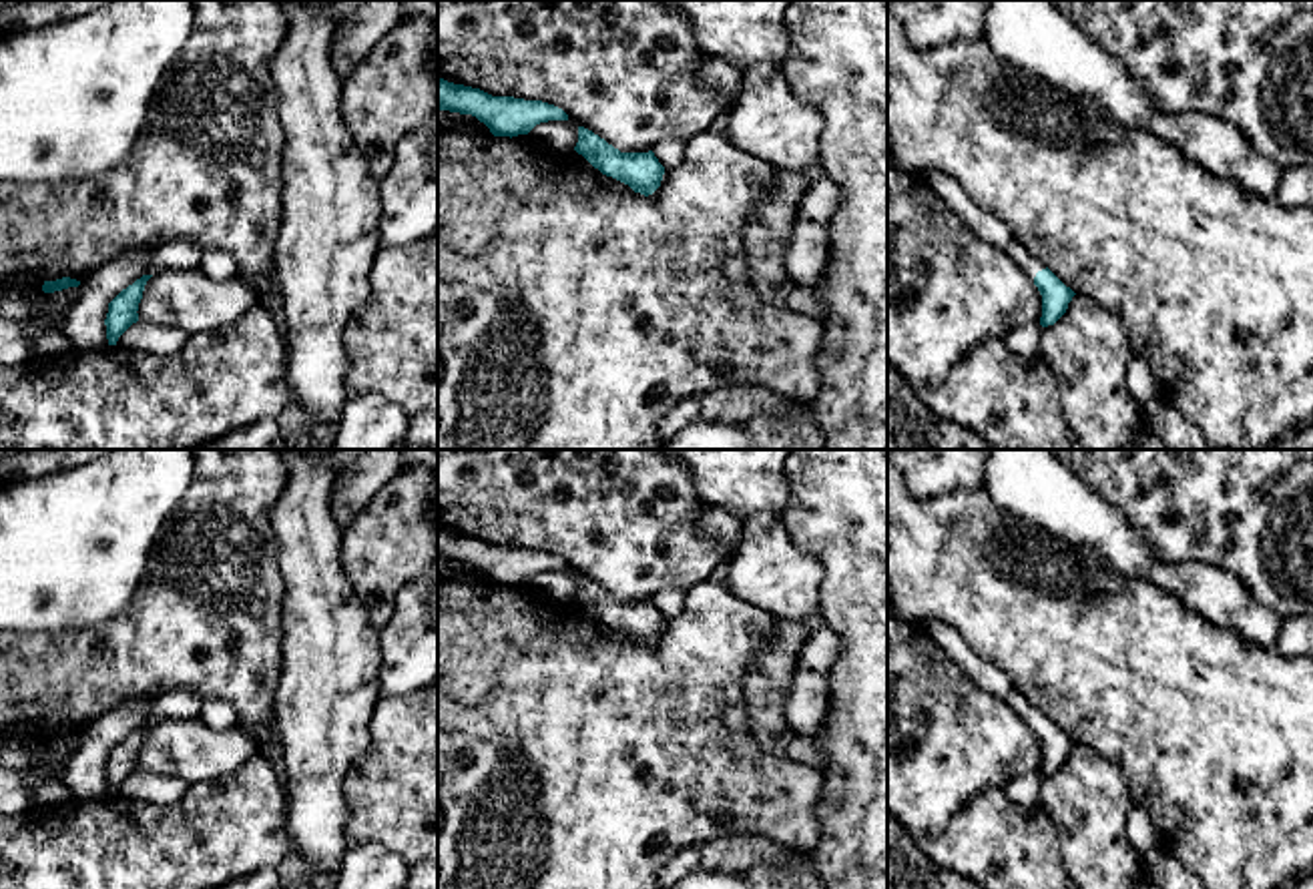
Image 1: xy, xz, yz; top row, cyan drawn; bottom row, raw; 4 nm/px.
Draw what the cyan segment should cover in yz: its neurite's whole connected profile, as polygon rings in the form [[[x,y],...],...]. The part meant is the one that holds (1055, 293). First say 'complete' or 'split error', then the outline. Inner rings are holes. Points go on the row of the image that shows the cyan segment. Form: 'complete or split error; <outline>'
split error; [[[1016,239],[1008,247],[1008,257],[1016,267],[1038,287],[1042,295],[1040,325],[1054,325],[1068,309],[1068,303],[1076,295],[1066,287],[1044,263],[1040,263],[1022,243]]]

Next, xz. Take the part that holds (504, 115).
complete; [[[438,78],[438,110],[472,114],[484,122],[494,136],[528,134],[536,124],[568,120],[568,114],[542,100],[514,96],[492,96],[480,88],[454,84]]]

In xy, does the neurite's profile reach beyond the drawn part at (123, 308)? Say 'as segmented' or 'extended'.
extended

